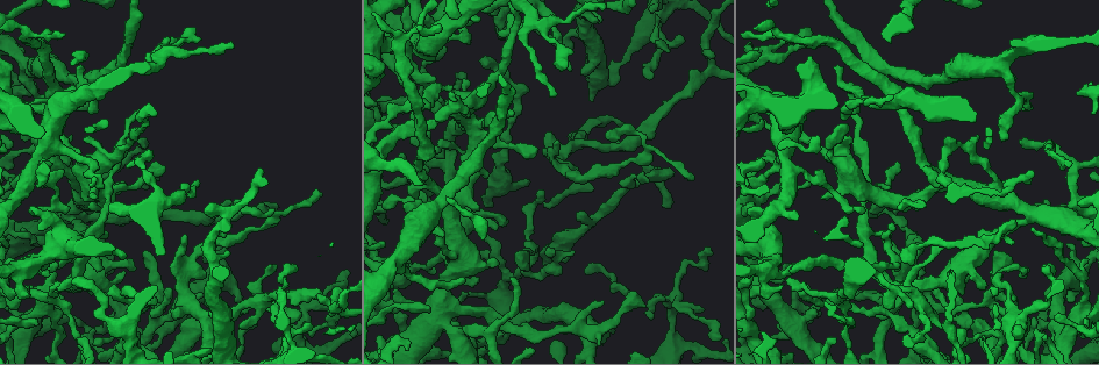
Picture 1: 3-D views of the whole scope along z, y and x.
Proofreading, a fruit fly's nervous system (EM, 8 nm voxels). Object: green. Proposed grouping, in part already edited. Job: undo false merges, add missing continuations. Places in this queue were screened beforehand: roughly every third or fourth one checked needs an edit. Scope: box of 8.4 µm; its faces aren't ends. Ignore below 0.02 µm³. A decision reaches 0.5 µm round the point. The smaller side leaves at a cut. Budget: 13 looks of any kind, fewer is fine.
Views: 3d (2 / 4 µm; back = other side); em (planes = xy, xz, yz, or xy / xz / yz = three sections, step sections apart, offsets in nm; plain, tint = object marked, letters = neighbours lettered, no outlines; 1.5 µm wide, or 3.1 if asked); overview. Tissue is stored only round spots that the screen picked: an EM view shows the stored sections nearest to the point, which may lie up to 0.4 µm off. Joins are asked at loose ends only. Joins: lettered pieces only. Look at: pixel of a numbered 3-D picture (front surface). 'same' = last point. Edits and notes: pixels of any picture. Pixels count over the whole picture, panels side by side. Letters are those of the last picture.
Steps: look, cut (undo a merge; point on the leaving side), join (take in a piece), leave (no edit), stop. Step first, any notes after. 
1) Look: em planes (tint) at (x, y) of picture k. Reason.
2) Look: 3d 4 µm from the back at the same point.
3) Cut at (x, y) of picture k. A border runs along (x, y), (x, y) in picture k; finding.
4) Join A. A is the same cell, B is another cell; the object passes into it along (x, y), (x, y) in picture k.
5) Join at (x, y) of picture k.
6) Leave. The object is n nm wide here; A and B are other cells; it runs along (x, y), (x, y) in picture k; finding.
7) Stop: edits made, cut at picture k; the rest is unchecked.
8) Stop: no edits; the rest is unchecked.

Look: 3d 2 µm at (142, 139) of picture 1. Free end.

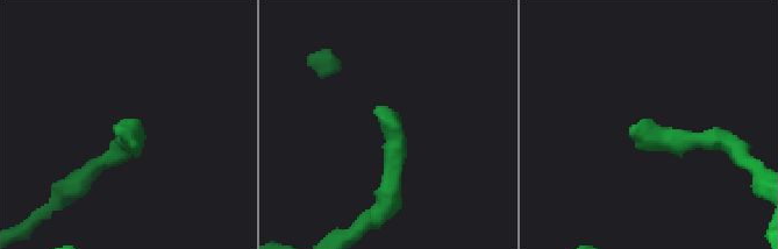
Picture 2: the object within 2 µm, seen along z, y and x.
Look: em xz step 4 (tint) at (631, 127) of picture 2.

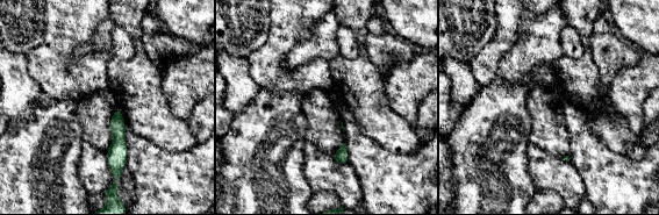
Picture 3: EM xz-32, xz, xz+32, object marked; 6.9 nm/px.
Look: em planes (letters) at the same point.

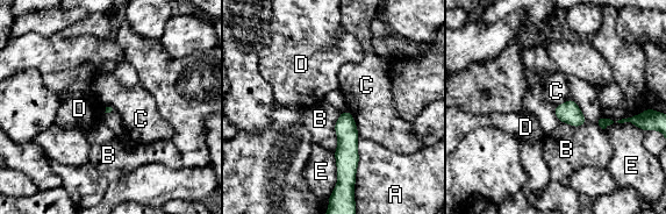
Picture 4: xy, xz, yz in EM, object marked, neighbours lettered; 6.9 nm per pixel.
Leave. A, B, C, D and E are other cells; it runs along (346, 114), (346, 166), (339, 175) in picture 4; no lettered piece goes on from it.

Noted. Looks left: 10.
Look: em xz step 8 (tint) at (650, 317) of picture 1. Free end.

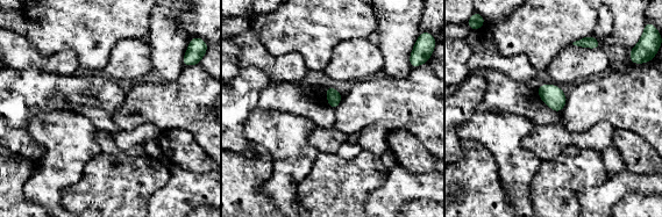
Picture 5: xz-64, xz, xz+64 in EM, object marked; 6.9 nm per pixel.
Look: em planes (letters) at the same point.

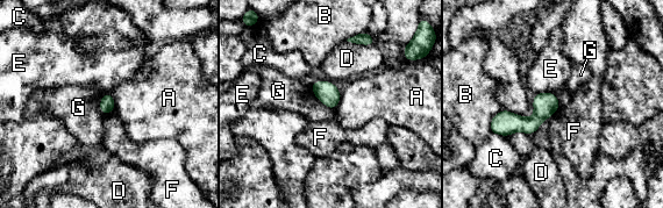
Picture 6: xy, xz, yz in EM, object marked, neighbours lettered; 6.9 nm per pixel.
Leave. A, B, C, D, E, F and G are other cells; it runs along (553, 97), (530, 123), (493, 129) in picture 6; none of them fits.

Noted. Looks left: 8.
Look: em planes (tint) at (712, 254) of picture 1. Thin end.

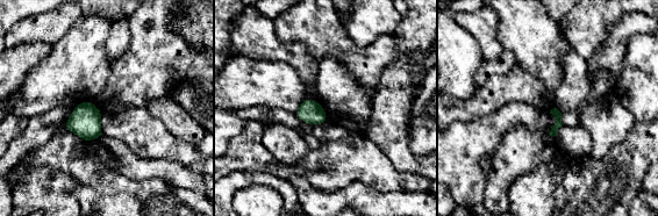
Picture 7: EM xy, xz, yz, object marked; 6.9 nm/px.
Look: em planes (letters) at the same point.

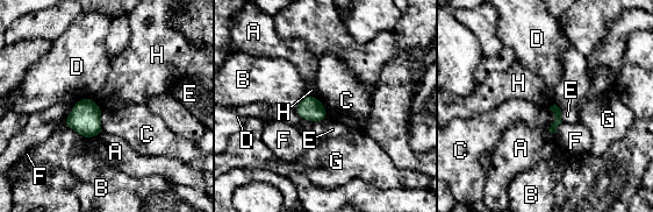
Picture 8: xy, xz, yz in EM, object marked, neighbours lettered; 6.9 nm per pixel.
Leave. A, B, C, D, E, F, G and H are other cells; a border runs along (560, 110), (560, 119), (562, 121) in picture 8; no lettered piece goes on from it.

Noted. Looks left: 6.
Look: 3d 4 µm at (1072, 275) of picture 1. Abrupt turn.

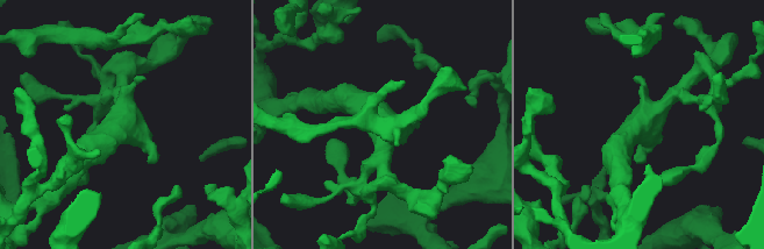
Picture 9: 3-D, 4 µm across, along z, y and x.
Look: em planes (letters) at (123, 123) of picture 9.

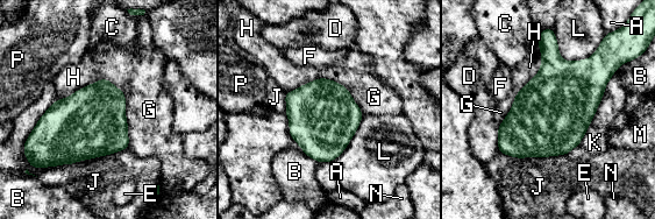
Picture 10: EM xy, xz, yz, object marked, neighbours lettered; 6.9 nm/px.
Leave. The object is 480 nm wide here; the longest contact is with J, 600 nm; A, B, C, D, E, F, G, H, J, K, L, M, N and P are other cells; continuous, no second neuron.

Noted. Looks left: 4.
Look: em xz step 4 (letters) at (70, 278) of picture 1. Tapers out.

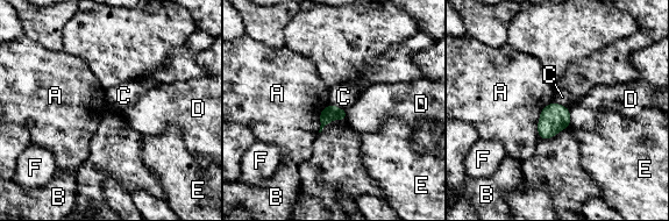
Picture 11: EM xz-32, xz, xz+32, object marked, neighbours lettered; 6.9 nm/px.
Leave. A, B, C, D, E and F are other cells; a border runs along (553, 101), (569, 108) in picture 11; none of them fits.

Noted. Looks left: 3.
Stop: no edits; the rest is unchecked.

